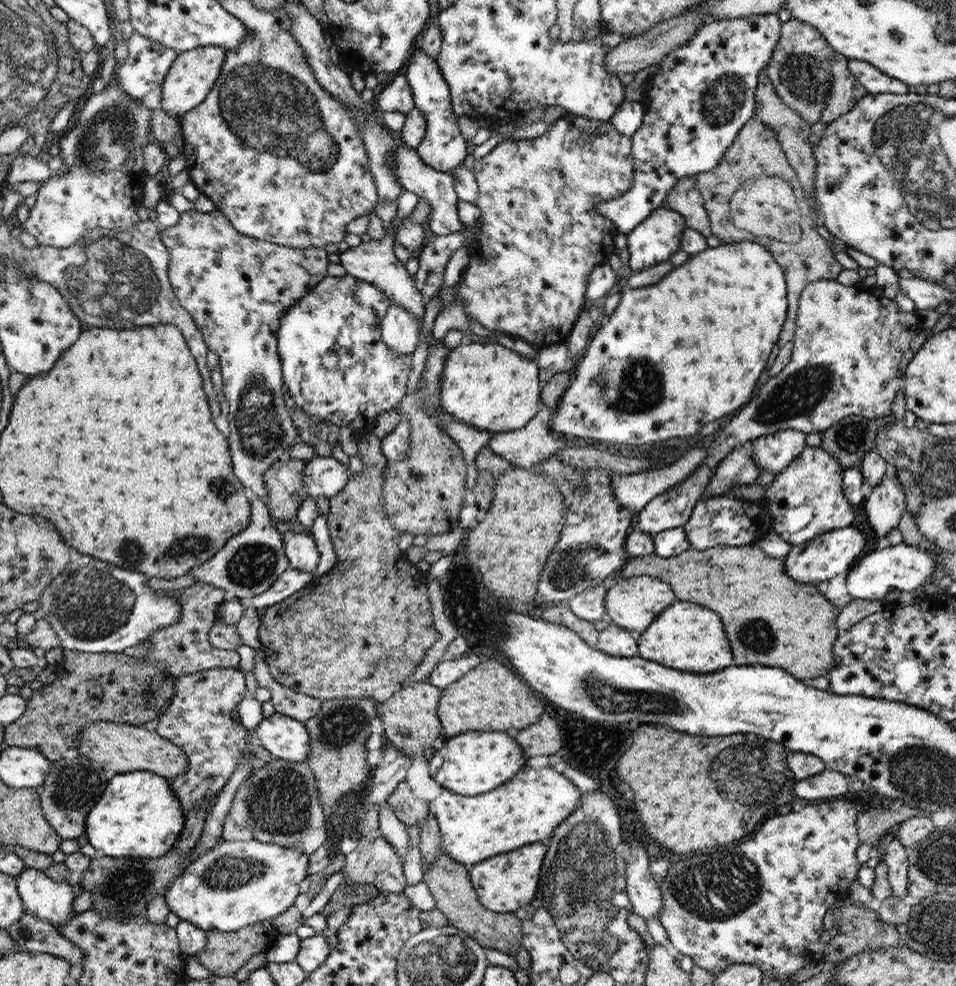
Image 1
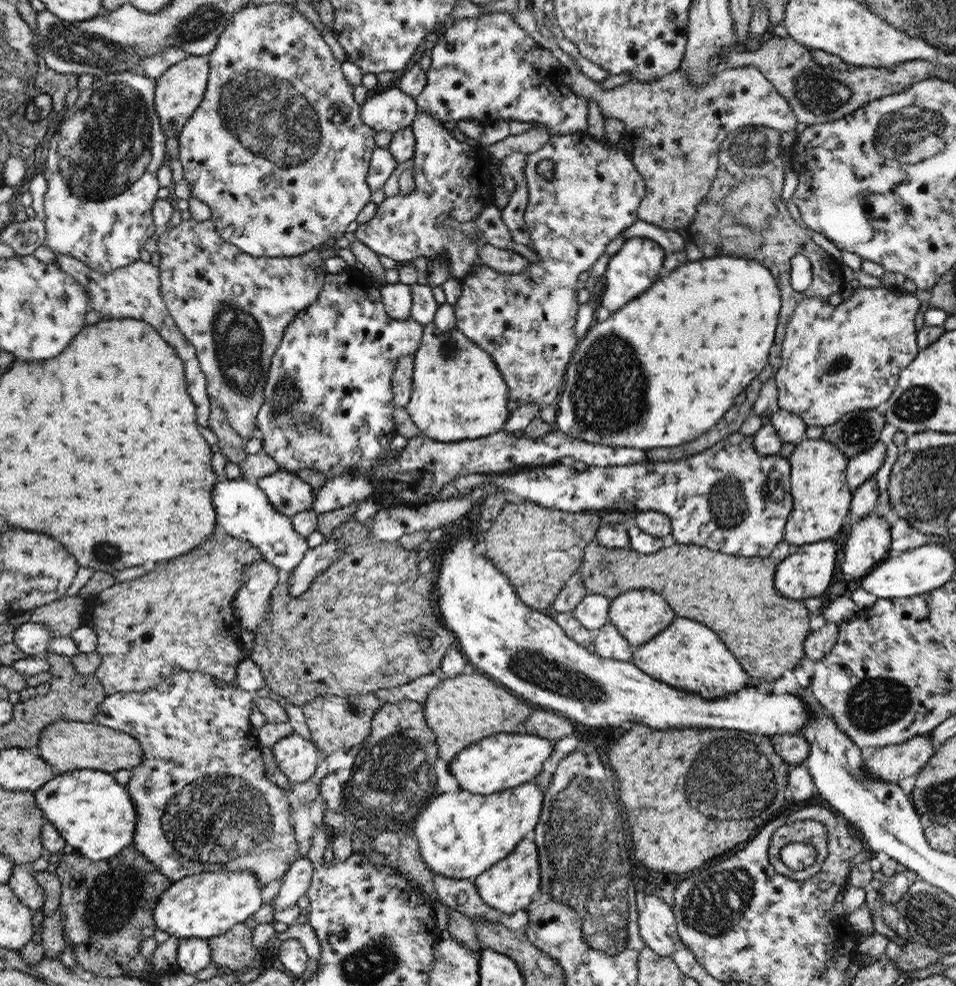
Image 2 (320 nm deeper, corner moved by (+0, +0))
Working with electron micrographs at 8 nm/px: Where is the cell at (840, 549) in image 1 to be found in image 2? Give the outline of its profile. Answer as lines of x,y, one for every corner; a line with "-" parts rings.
832,539
798,547
775,567
774,584
778,594
794,600
825,597
836,566
836,542

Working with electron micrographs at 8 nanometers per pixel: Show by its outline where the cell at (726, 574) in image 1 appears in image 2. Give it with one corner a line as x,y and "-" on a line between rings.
593,541
584,553
579,575
589,594
602,594
608,598
616,598
629,590
656,591
663,595
678,616
692,618
712,628
750,676
774,682
786,670
800,666
800,660
805,657
803,644
811,633
810,611
806,609
803,600
786,598
774,590
774,564
771,557
736,558
704,546
676,544
662,547
652,554
642,554
630,547
608,548

